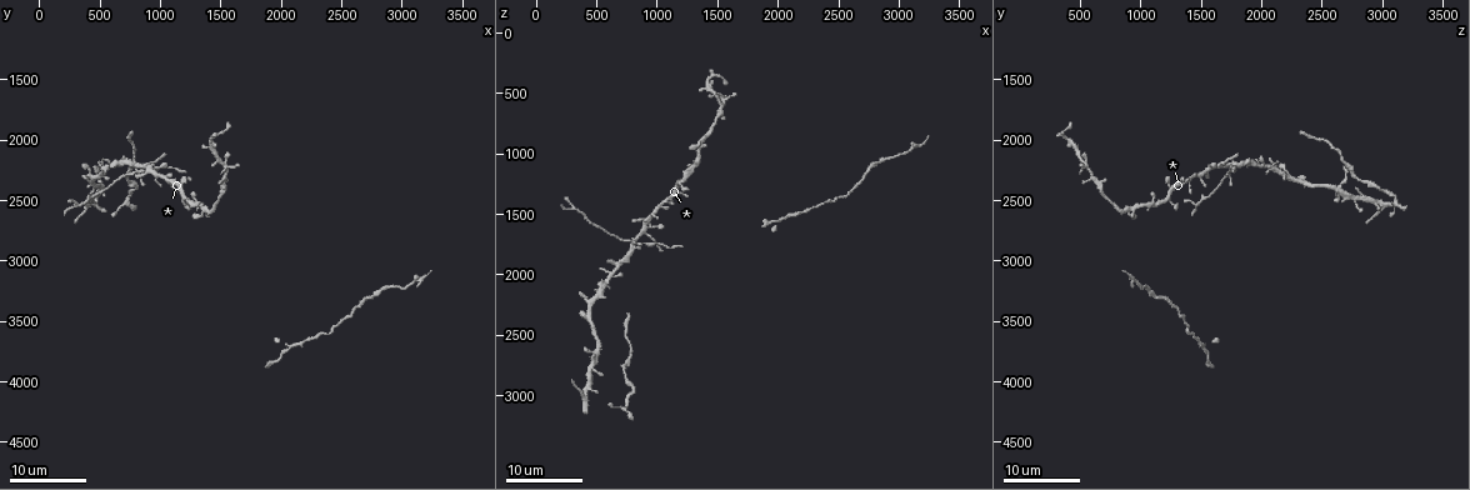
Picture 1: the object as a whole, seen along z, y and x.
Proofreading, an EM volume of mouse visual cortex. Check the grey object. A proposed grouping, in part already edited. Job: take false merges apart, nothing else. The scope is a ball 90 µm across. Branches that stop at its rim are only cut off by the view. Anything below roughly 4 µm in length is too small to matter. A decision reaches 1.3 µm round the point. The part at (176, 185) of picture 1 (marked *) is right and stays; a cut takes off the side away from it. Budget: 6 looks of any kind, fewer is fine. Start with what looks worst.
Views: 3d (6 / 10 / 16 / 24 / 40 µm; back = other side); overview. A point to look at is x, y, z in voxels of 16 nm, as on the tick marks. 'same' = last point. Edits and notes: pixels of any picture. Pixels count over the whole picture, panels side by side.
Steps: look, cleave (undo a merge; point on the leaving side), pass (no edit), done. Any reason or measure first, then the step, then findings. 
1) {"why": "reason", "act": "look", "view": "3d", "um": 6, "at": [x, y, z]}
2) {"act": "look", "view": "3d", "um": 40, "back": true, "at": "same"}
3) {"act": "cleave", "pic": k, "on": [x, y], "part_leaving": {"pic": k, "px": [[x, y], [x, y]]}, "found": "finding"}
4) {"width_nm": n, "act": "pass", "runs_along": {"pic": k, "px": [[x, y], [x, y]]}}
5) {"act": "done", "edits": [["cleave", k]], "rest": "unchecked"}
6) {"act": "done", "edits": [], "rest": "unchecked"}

{"why": "thick turns thin", "act": "look", "view": "3d", "um": 24, "at": [1420, 1960, 360]}

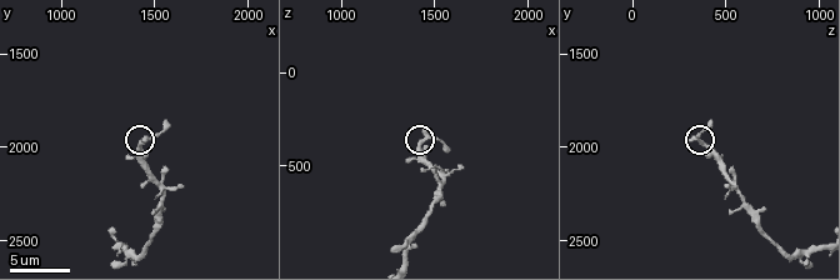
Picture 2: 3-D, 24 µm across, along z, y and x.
{"act": "look", "view": "3d", "um": 6, "at": [1420, 1960, 380]}

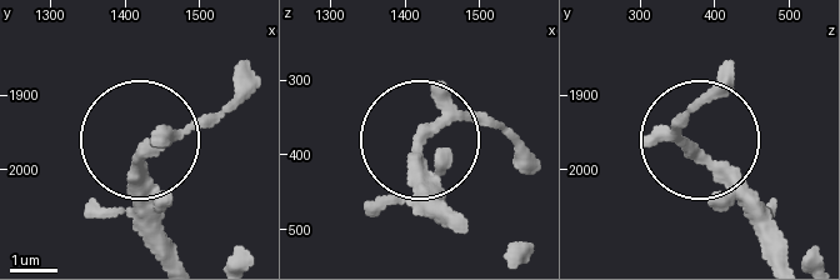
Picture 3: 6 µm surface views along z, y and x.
{"arms": 3, "act": "pass", "found": "continuous, no second neuron"}

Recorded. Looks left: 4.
{"why": "arms part here", "act": "look", "view": "3d", "um": 6, "at": [1380, 2600, 940]}

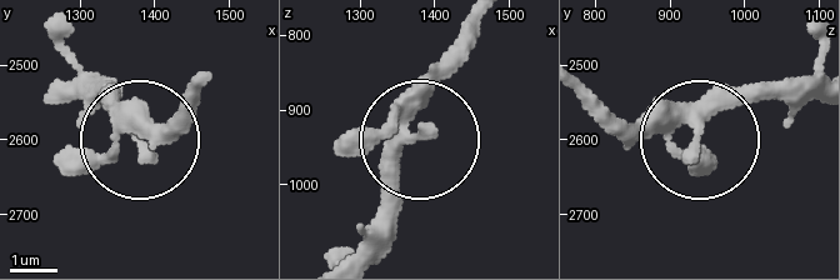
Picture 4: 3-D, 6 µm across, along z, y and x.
{"act": "pass", "runs_along": {"pic": 4, "px": [[345, 259], [416, 135], [409, 91], [464, 24]]}, "found": "continuous, no second neuron"}

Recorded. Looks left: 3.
{"why": "a fork", "act": "look", "view": "3d", "um": 24, "at": [1180, 2480, 1220]}

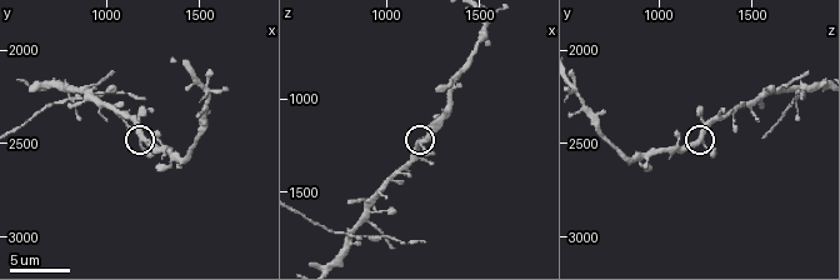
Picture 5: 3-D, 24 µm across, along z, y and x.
{"act": "look", "view": "3d", "um": 6, "at": [1220, 2480, 1220]}

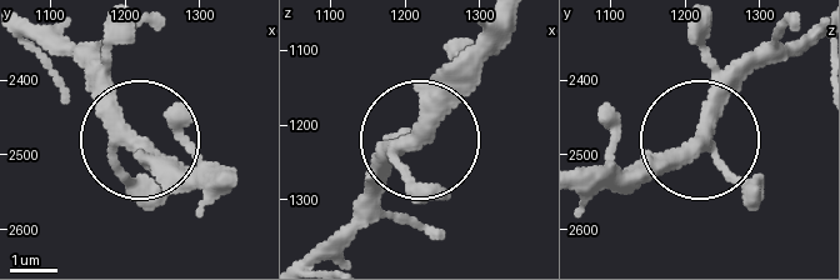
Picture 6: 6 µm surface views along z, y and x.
{"width_nm": 310, "act": "pass", "runs_along": {"pic": 6, "px": [[80, 68], [125, 123], [125, 171], [156, 203]]}, "found": "continuous, no second neuron"}

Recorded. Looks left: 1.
{"act": "done", "edits": [], "rest": "unchecked"}

